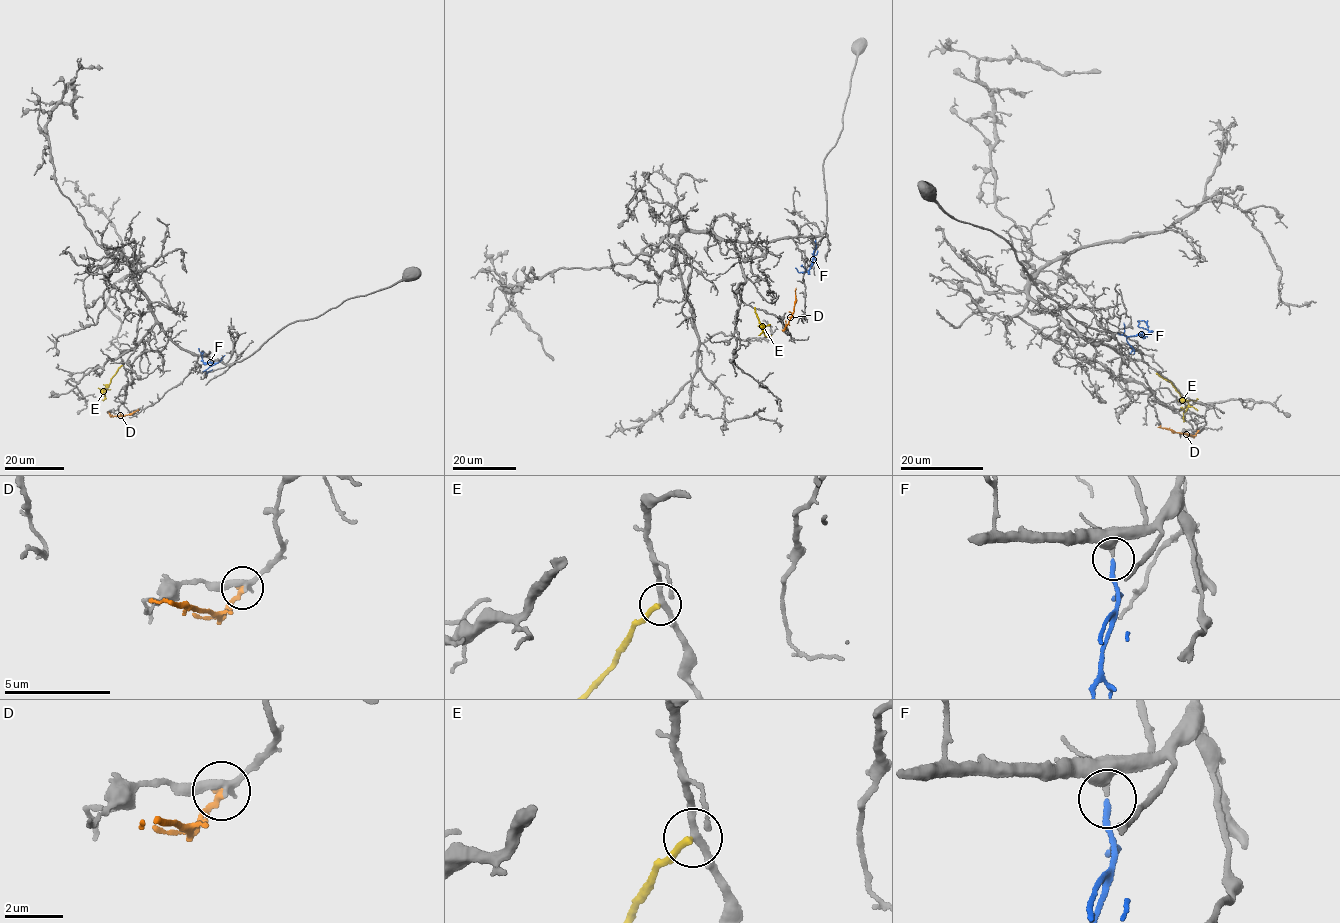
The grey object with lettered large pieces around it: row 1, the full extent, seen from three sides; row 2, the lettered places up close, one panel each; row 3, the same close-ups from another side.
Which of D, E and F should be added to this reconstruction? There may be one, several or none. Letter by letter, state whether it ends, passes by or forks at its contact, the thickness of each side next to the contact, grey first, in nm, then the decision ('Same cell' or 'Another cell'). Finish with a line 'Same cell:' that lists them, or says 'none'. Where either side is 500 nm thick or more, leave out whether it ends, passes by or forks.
D: It ends there. Thickness 240 nm (grey) against 280 nm. Another cell
E: It ends there. Thickness 240 nm (grey) against 240 nm. Another cell
F: It ends there. Thickness 180 nm (grey) against 180 nm. Same cell
Same cell: F

